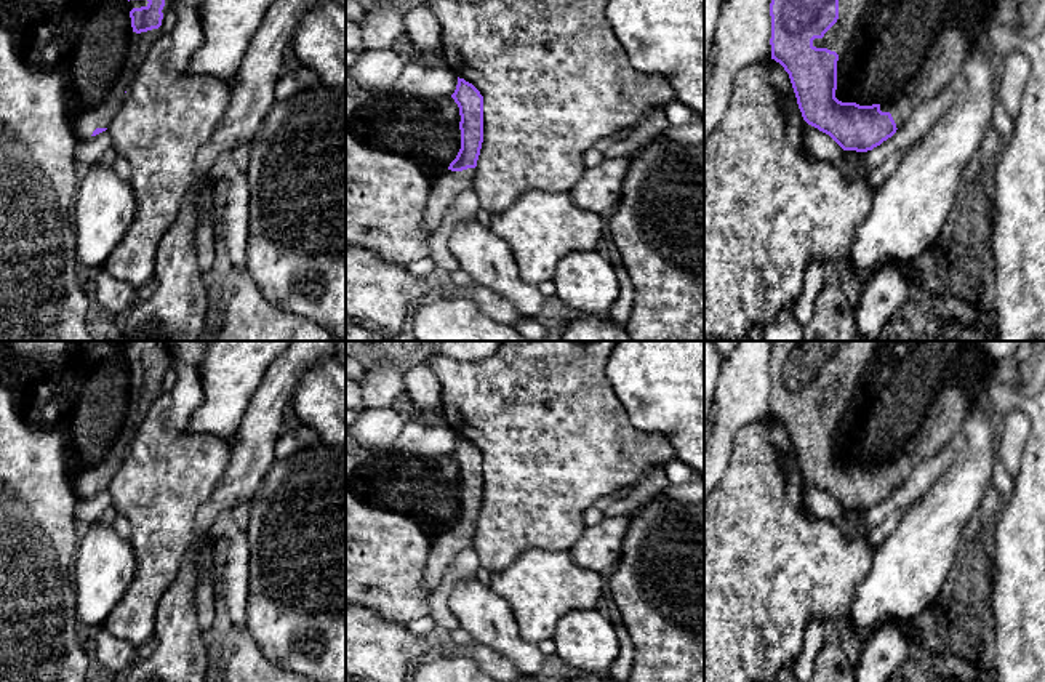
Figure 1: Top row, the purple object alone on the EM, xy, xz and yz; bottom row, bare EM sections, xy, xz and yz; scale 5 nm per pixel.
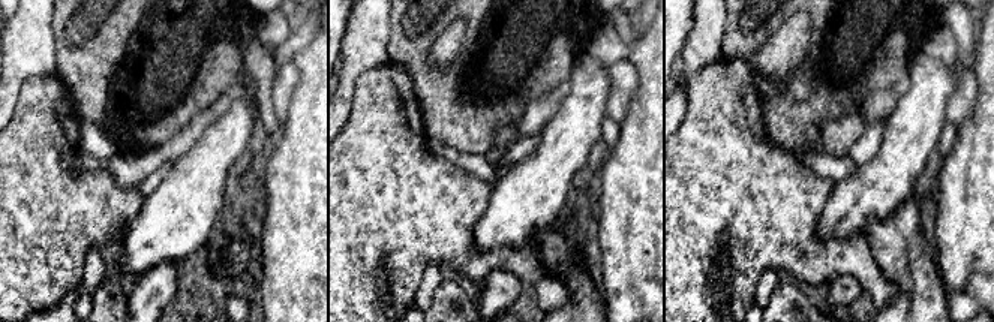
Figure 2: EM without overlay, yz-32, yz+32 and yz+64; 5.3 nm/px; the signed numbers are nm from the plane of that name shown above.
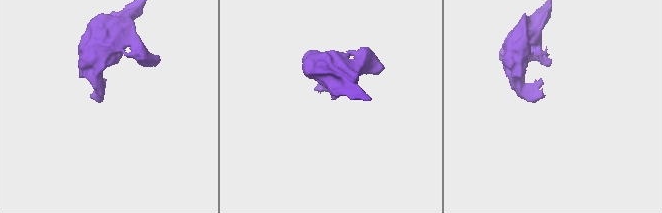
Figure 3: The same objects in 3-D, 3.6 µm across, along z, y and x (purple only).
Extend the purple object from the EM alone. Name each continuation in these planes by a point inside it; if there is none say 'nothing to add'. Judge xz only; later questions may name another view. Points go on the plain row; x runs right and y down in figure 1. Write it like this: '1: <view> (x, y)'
1: xz (447, 543)

